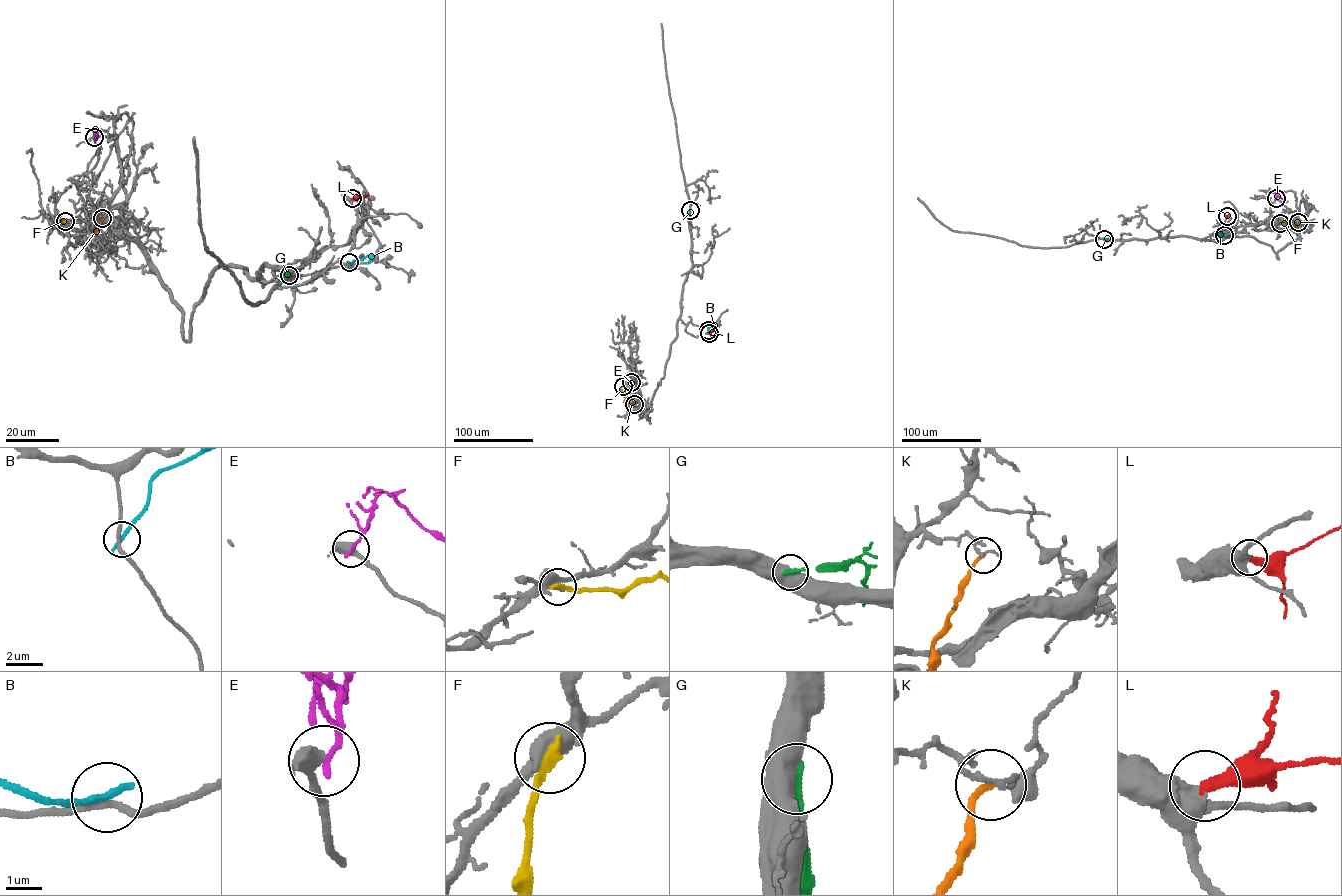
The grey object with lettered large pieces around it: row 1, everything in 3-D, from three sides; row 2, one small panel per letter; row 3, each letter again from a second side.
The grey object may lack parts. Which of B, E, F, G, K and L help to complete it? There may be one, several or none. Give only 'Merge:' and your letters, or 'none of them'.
Merge: L

